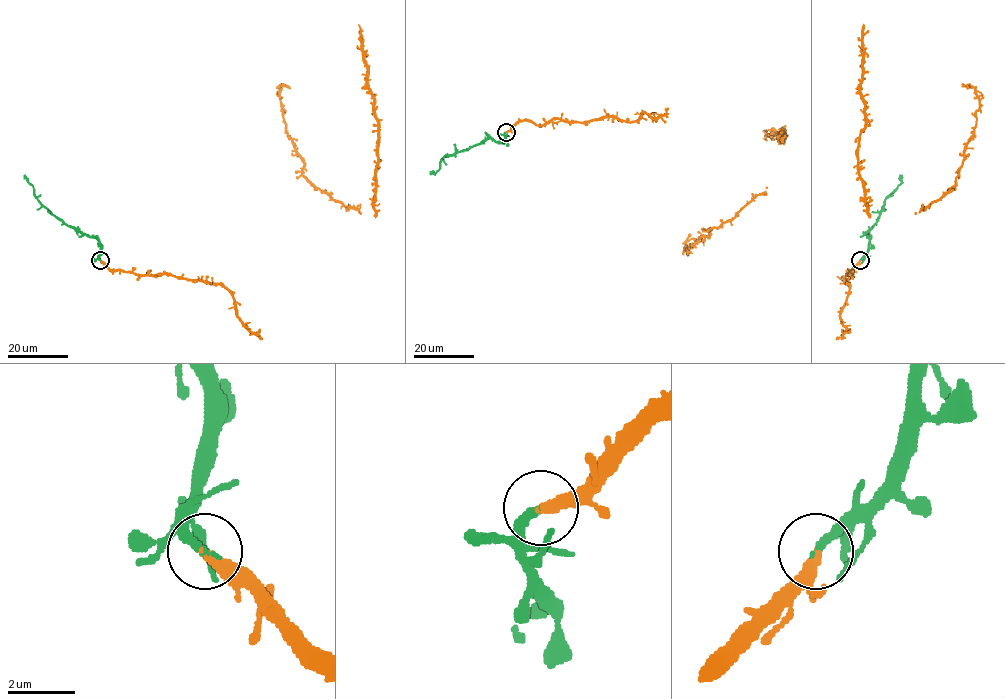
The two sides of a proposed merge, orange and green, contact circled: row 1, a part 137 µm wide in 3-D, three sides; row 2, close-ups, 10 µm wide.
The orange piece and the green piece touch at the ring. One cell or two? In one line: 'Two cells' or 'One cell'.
One cell

